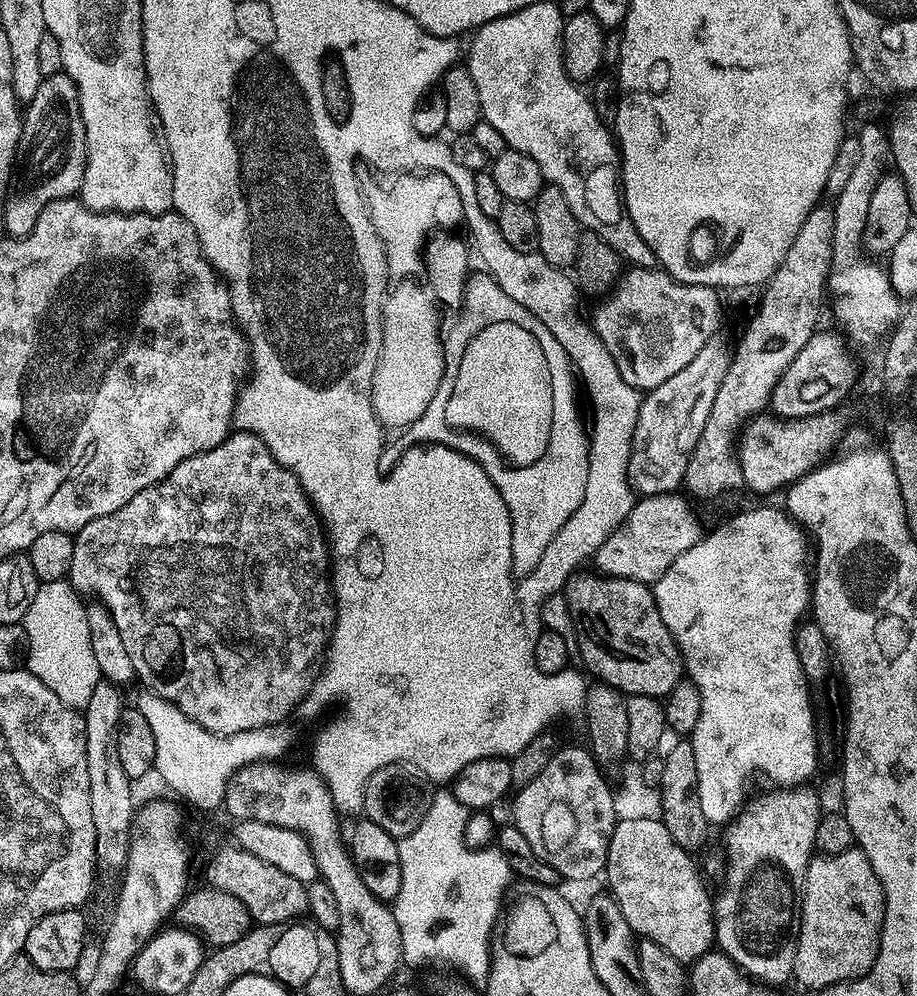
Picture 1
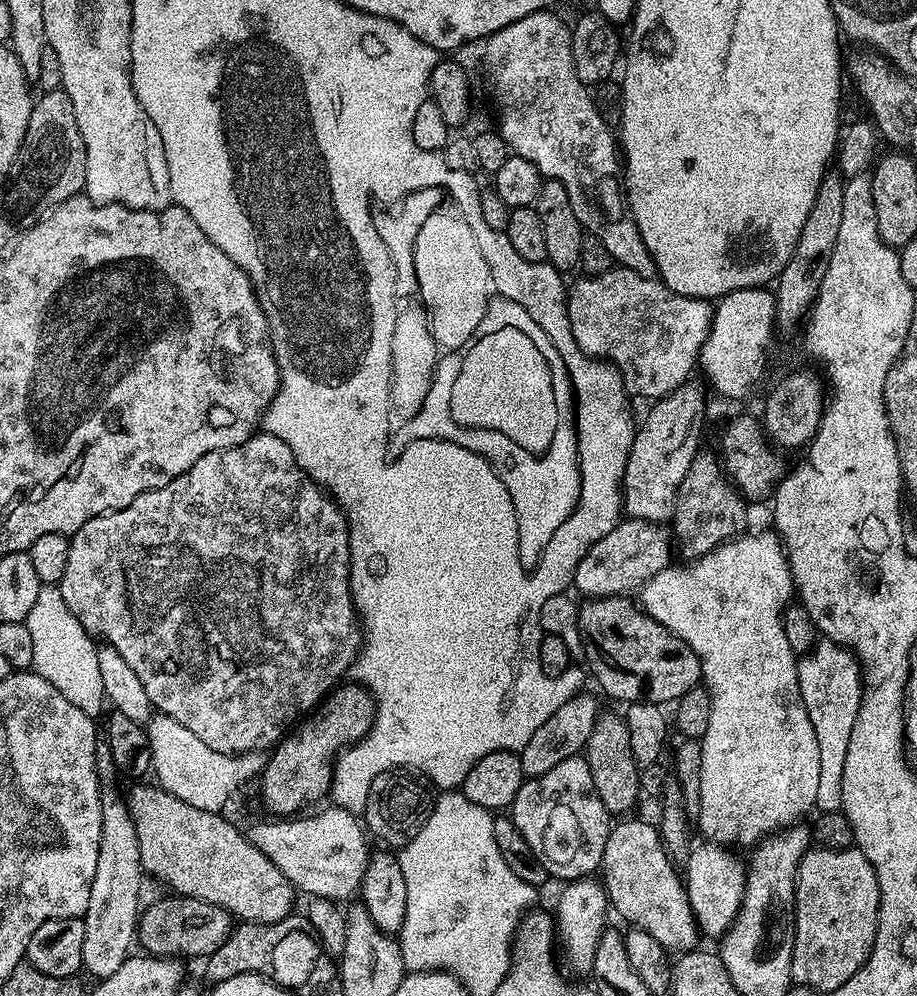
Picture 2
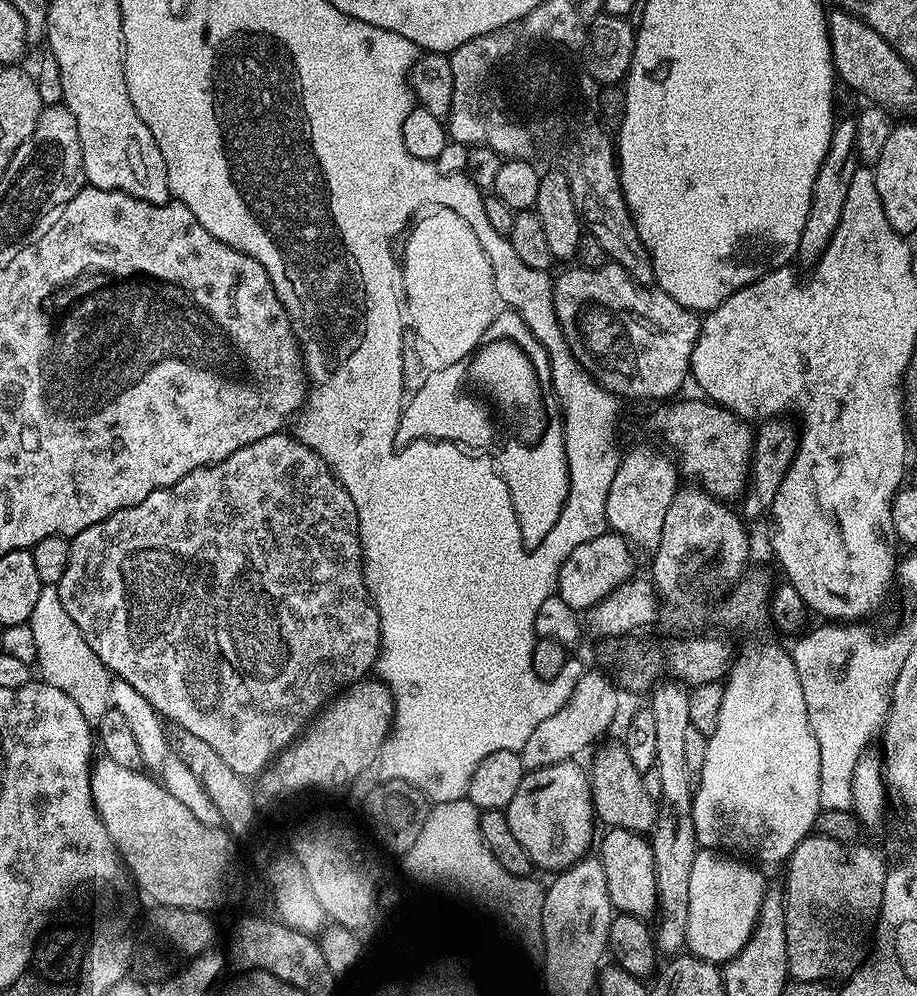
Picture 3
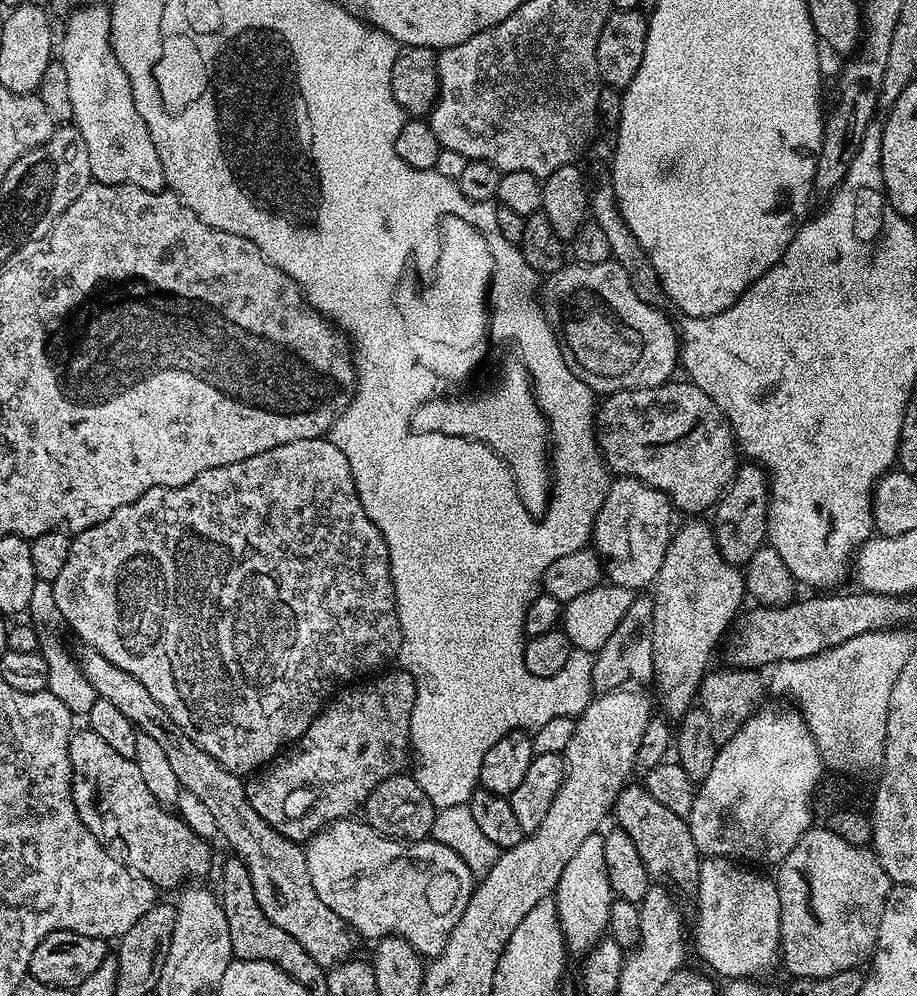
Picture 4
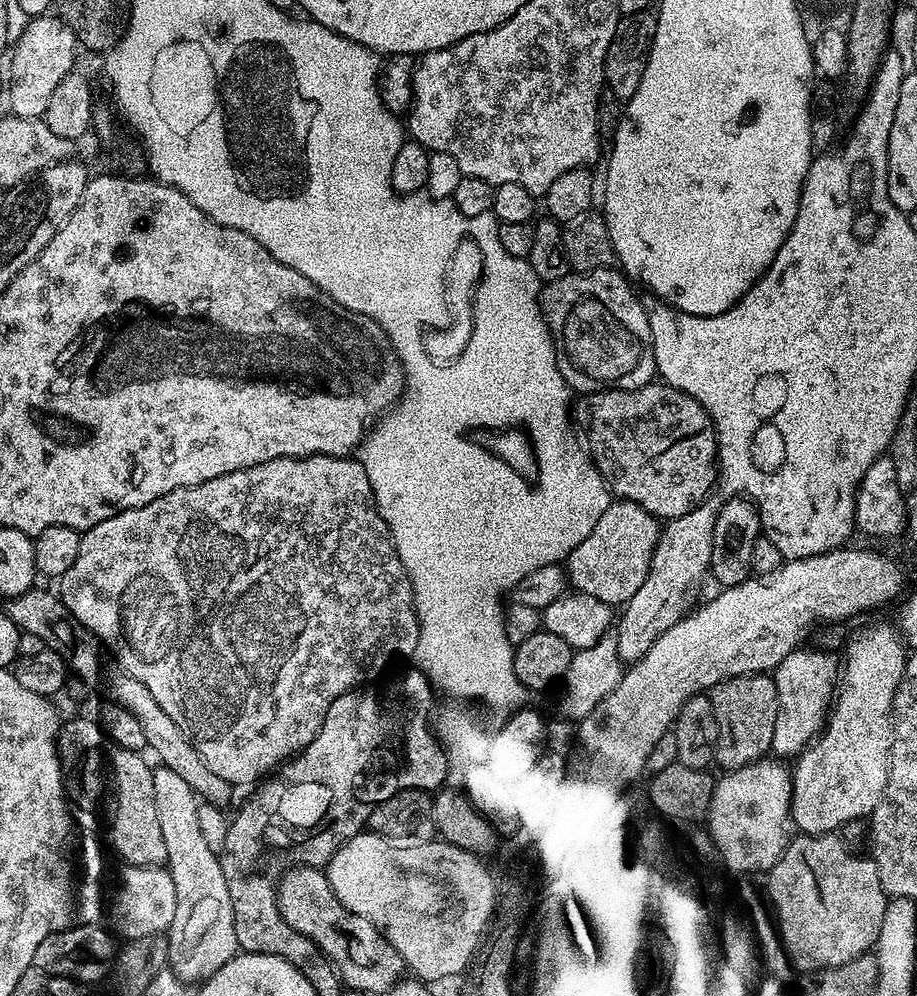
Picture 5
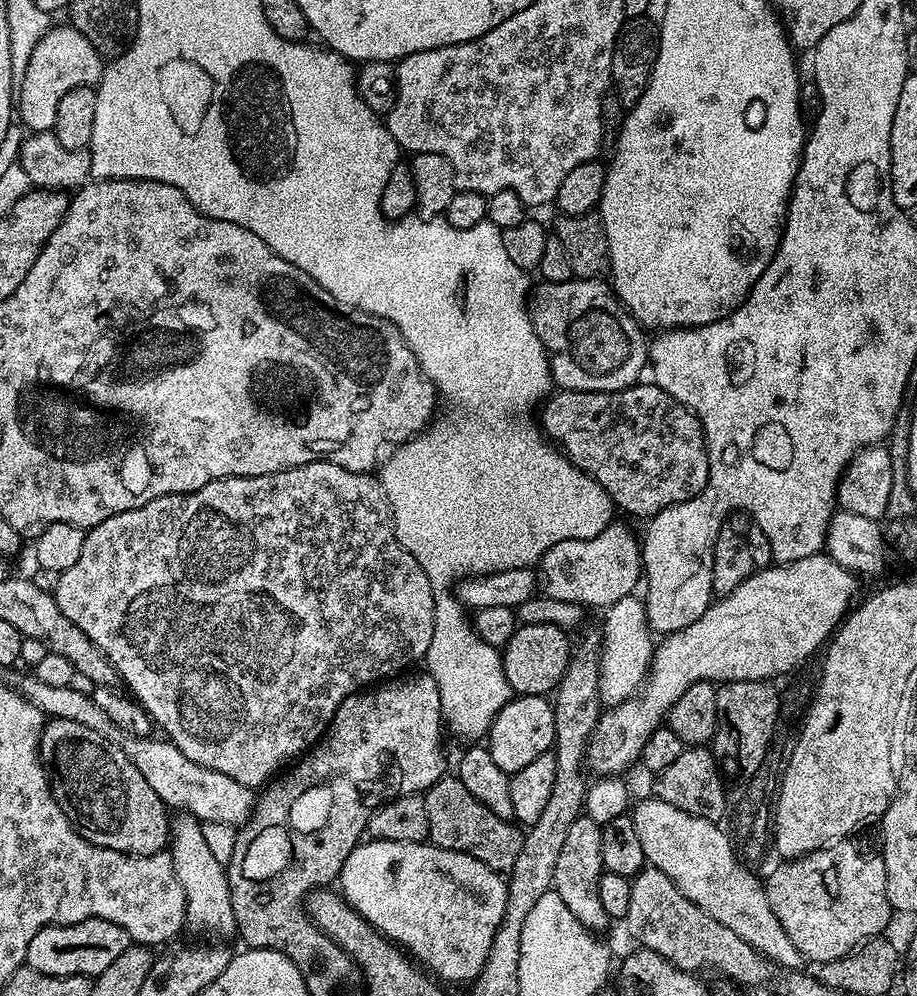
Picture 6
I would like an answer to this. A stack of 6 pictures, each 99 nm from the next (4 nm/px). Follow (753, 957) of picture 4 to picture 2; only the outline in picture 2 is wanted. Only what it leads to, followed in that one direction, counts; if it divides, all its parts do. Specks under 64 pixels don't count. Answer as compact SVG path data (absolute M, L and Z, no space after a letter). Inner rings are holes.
M702 840L693 847L685 861L684 881L697 927L708 936L723 937L735 923L744 900L747 867L727 845Z

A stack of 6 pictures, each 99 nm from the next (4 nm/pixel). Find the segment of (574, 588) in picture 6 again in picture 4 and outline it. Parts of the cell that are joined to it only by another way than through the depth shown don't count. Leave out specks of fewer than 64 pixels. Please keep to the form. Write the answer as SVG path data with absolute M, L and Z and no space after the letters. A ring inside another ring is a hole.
M617 475L608 485L602 506L592 527L592 540L606 573L613 584L644 590L653 583L668 545L674 509L668 496L633 476Z

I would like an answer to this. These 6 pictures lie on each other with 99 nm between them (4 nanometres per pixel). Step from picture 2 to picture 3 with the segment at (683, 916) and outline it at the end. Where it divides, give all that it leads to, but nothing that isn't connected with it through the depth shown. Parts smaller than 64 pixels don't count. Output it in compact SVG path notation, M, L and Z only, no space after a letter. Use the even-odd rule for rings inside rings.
M609 827L604 837L599 837L598 859L604 867L606 885L609 886L609 898L613 909L617 913L630 916L648 918L658 908L656 895L656 866L652 845L639 832L631 832L628 829Z

